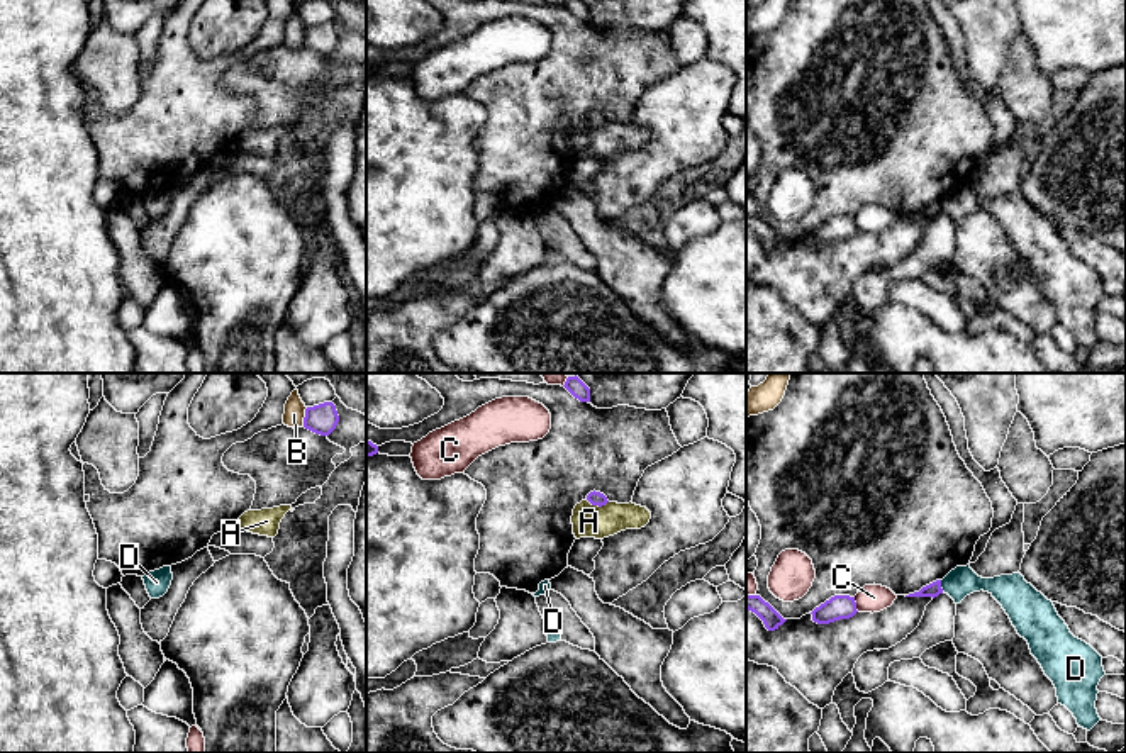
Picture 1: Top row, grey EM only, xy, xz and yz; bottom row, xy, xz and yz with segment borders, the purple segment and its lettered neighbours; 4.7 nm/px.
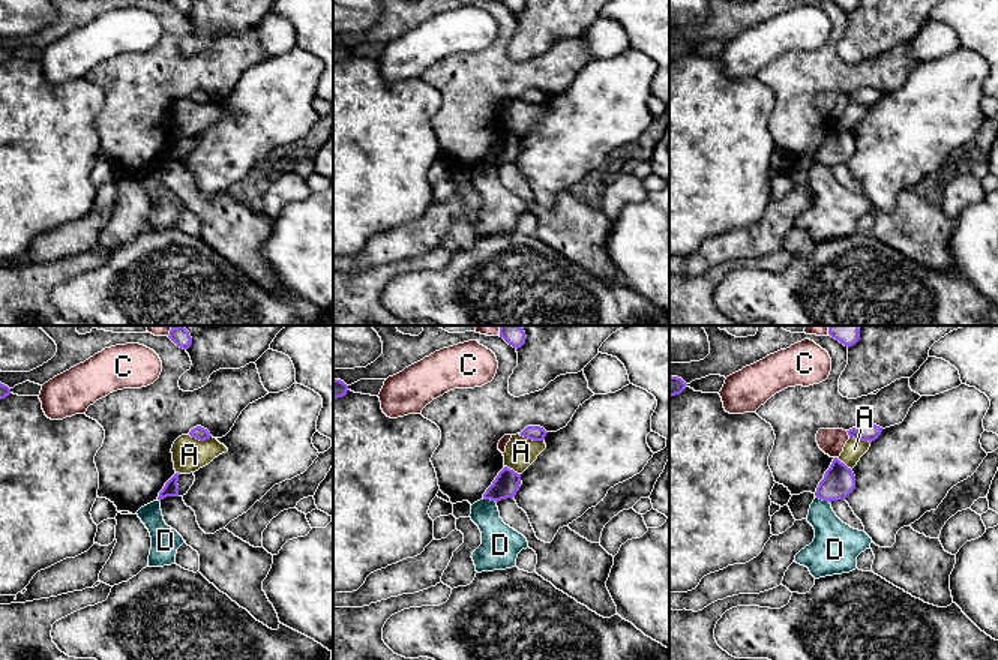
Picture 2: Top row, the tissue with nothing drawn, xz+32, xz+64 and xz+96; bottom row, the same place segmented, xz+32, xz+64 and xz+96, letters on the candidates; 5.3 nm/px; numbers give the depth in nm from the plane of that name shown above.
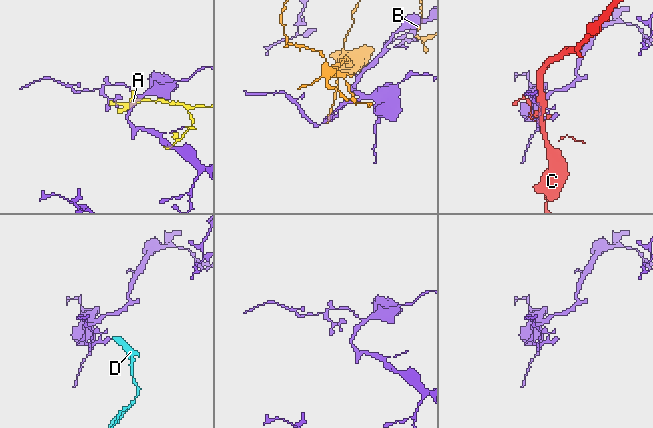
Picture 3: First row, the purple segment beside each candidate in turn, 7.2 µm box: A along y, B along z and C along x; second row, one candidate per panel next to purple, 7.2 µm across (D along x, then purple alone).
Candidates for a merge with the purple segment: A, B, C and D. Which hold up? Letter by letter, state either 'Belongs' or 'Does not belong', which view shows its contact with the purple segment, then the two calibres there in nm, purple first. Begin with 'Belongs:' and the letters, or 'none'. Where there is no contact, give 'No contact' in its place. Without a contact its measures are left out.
Belongs: none
A: Does not belong. Touches purple in xz. Thickness 70 nm (purple) against 160 nm
B: Does not belong. Touches purple in xy. Thickness 140 nm (purple) against 100 nm
C: Does not belong. Touches purple in yz. Thickness 110 nm (purple) against 130 nm
D: Does not belong. Touches purple in yz. Thickness 70 nm (purple) against 140 nm

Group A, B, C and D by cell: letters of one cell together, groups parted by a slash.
A / B / C / D

